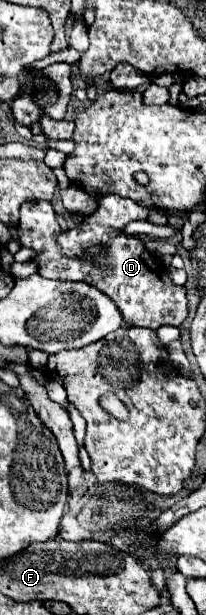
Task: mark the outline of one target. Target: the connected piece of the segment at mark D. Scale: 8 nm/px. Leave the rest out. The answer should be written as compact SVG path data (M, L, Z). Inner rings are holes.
M105 195L99 199L99 207L93 215L85 217L75 229L63 231L57 225L57 217L49 201L25 201L21 205L21 219L17 223L17 233L23 247L39 251L35 261L39 263L39 275L57 281L85 281L101 289L119 311L129 319L133 327L157 329L161 325L179 327L187 317L187 297L185 289L171 283L167 277L167 267L149 253L141 239L123 235L123 227L137 219L147 219L151 211L147 207L137 207L131 199L119 195ZM89 245L105 247L105 255L97 259L85 259L83 253Z

